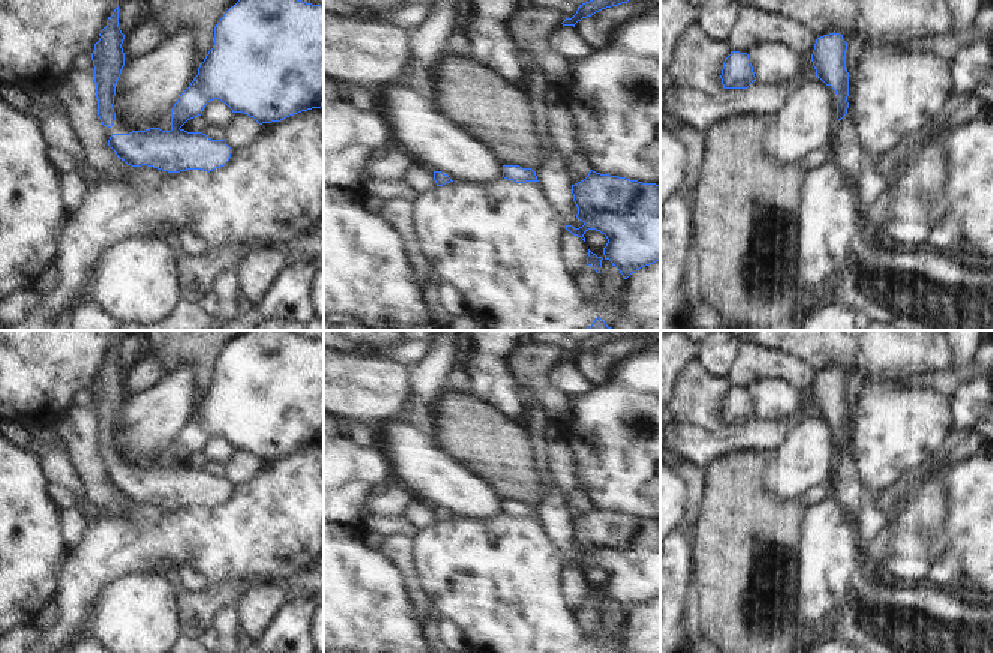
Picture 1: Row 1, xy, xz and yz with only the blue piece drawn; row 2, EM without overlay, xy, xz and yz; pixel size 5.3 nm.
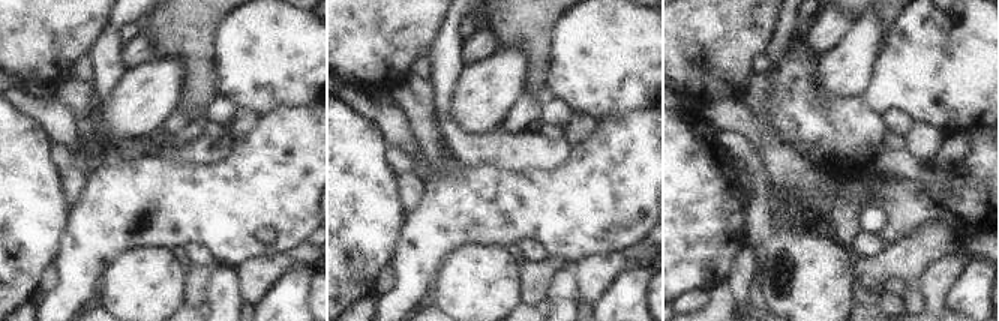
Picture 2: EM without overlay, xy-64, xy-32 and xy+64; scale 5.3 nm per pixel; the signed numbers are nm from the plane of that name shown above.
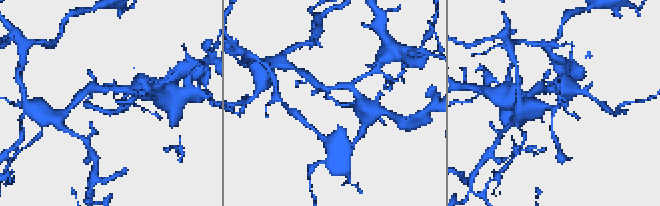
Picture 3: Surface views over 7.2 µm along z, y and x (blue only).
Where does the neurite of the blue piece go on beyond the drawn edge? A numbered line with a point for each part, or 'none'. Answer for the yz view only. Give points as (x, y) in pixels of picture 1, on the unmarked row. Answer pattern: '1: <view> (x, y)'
none

